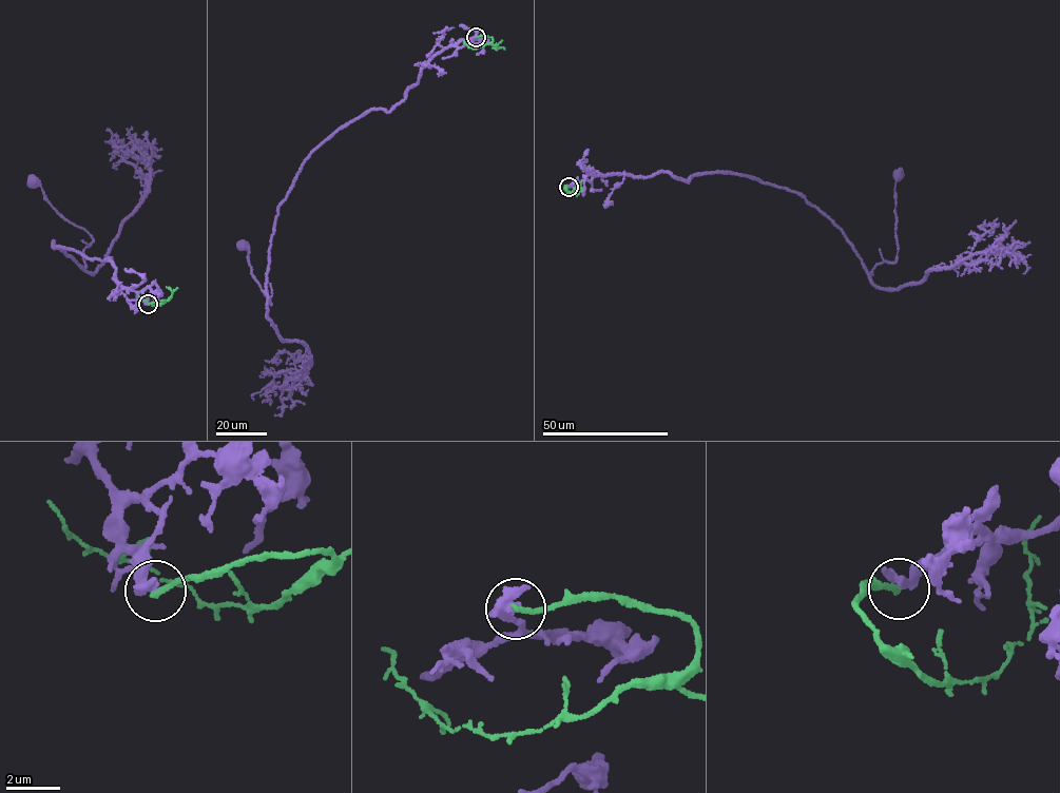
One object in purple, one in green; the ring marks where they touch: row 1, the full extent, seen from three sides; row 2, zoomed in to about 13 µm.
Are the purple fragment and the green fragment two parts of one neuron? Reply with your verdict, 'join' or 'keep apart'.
keep apart

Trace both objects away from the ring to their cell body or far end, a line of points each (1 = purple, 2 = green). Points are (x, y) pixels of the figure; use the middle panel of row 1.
1: (476, 37), (428, 60), (388, 111), (371, 109), (310, 153), (280, 206), (265, 286), (270, 304), (244, 245)
2: (476, 37), (485, 36), (493, 40), (474, 49), (467, 46), (463, 40)

